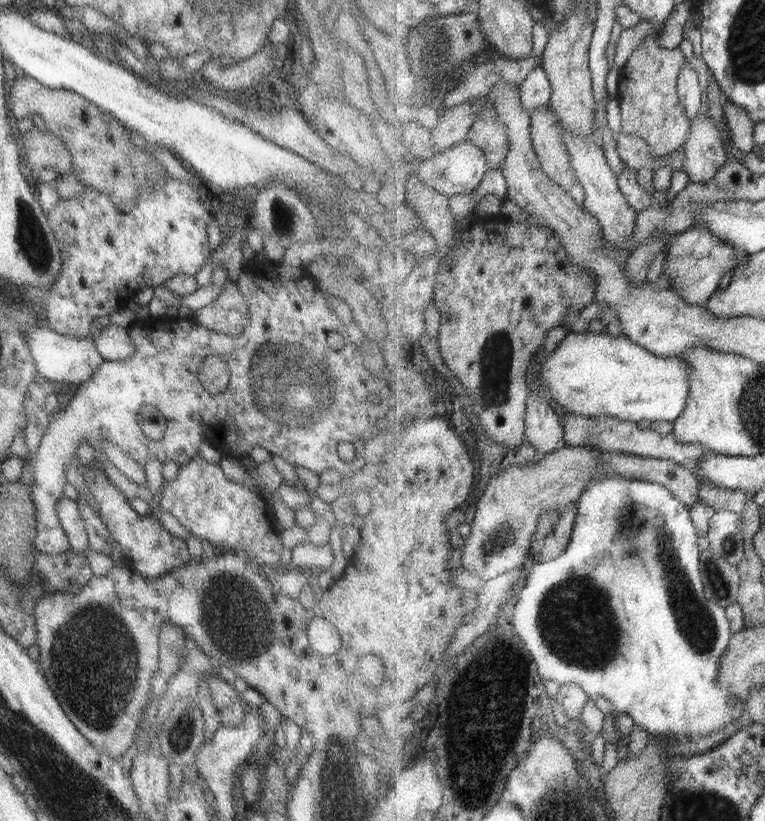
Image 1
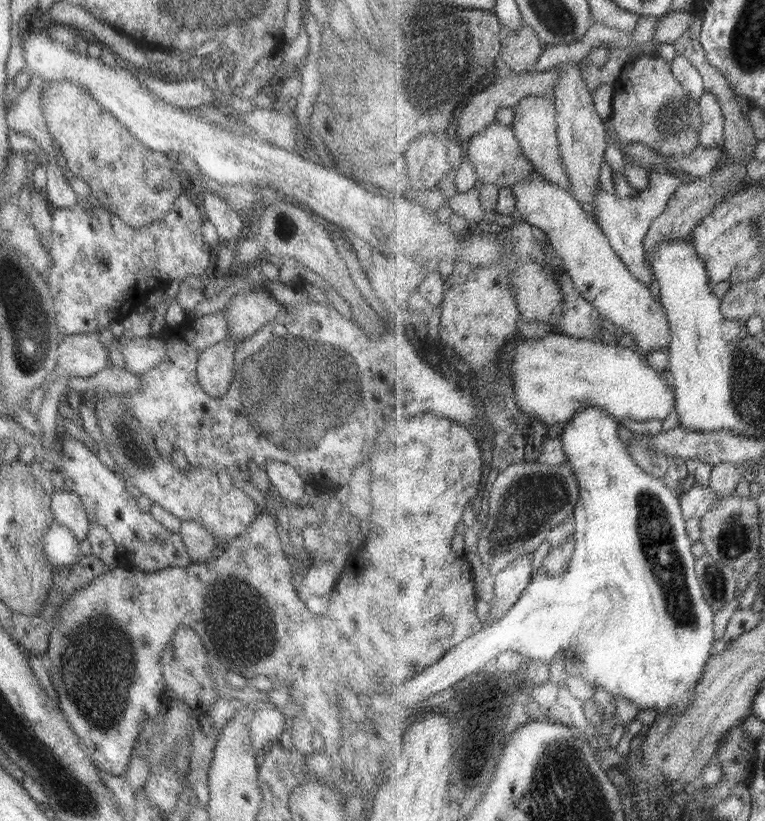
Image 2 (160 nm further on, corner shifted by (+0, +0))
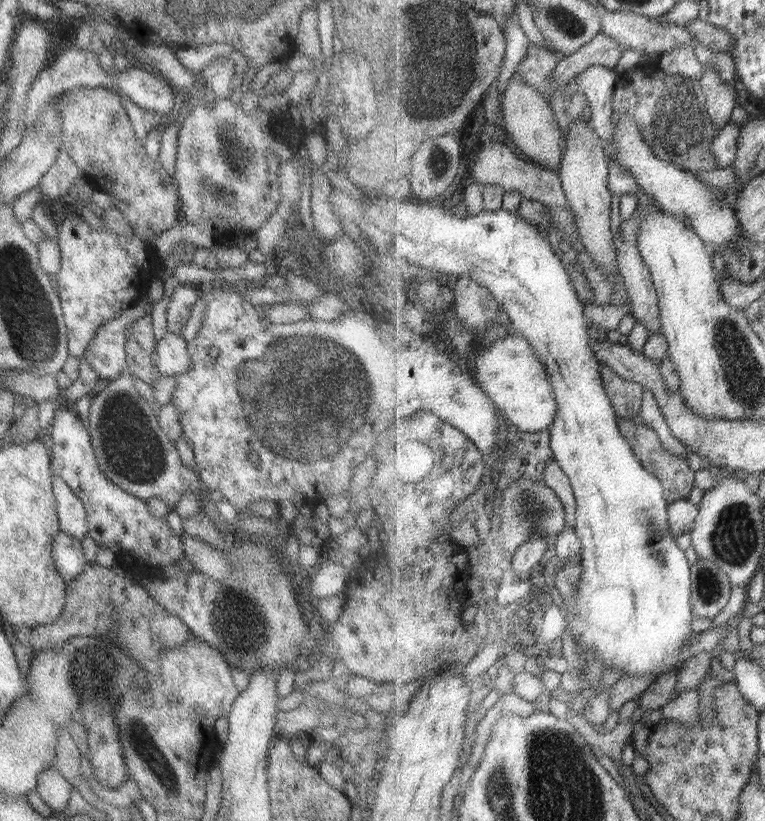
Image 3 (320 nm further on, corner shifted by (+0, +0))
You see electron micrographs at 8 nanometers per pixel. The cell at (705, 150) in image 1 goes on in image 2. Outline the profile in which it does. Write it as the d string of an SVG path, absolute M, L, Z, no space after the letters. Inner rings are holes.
M706 90L698 103L704 120L704 127L700 132L700 146L705 149L723 148L726 118L719 98Z

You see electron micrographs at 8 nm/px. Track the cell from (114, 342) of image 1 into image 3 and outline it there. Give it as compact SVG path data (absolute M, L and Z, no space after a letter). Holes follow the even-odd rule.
M166 332L159 341L156 341L149 358L155 366L155 372L167 377L185 373L191 363L186 343L180 334L170 332Z

